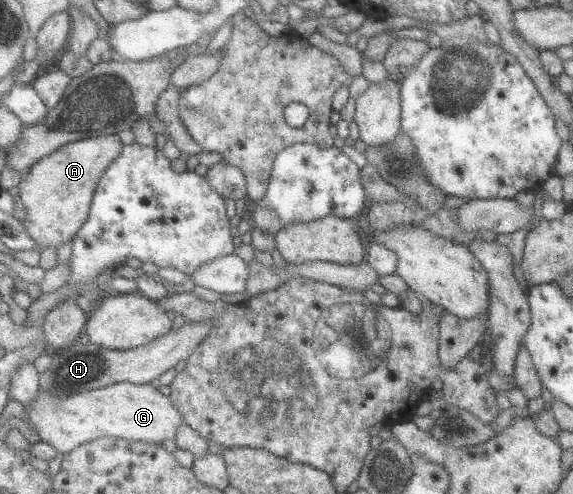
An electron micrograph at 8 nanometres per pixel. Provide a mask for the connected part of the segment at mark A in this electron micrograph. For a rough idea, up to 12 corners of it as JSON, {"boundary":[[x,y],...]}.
{"boundary":[[119,133],[78,140],[24,176],[23,222],[44,250],[74,241]]}

